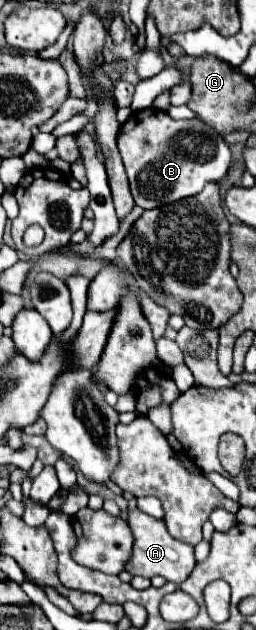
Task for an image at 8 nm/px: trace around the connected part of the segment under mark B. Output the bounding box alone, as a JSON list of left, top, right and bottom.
[118,108,232,210]

